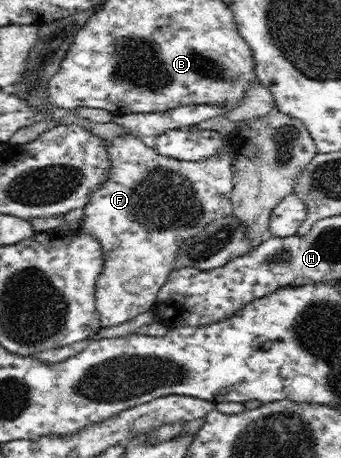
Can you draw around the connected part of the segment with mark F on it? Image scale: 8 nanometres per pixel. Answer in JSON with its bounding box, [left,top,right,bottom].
[79,133,236,327]

